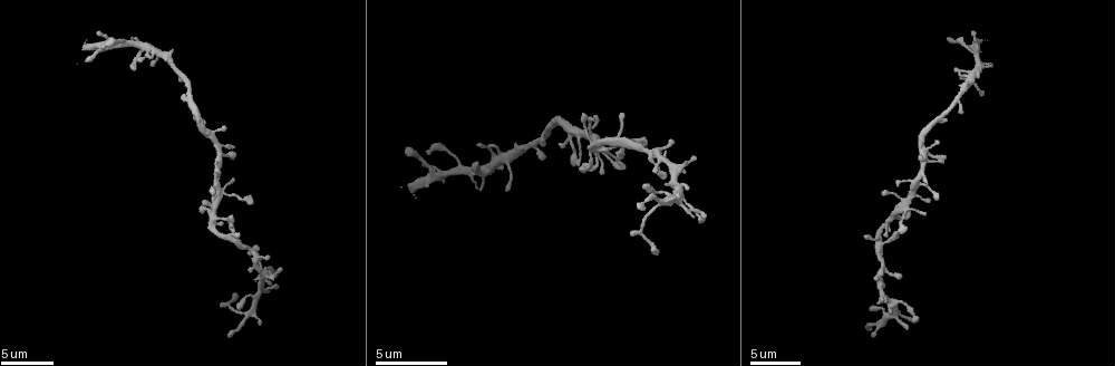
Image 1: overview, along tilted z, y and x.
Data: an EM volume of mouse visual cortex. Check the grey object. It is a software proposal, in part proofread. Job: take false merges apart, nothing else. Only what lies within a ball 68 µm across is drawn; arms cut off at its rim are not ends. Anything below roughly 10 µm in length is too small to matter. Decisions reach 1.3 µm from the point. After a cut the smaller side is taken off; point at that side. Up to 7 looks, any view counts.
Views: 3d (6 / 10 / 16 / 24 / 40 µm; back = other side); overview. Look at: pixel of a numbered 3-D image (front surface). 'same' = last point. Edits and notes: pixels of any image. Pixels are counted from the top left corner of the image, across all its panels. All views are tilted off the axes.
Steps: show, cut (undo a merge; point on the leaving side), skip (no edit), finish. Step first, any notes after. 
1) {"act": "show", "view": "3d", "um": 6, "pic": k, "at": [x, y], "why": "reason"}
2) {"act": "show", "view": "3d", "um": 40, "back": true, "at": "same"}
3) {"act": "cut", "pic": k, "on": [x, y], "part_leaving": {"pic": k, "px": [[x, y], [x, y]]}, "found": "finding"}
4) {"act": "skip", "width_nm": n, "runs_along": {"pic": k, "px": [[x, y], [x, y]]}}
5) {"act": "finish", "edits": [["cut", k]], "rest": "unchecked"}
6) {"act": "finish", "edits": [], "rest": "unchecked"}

{"act": "show", "view": "3d", "um": 6, "pic": 1, "at": [529, 148], "why": "side arm on a straight run"}

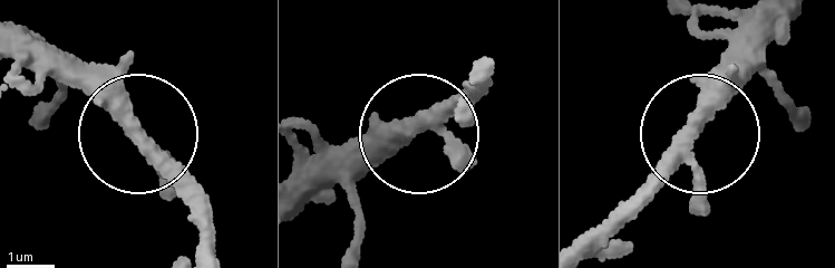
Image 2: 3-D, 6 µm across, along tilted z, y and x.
{"act": "skip", "runs_along": {"pic": 2, "px": [[484, 89], [436, 125], [343, 158]]}, "found": "all the same neuron"}

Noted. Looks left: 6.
{"act": "show", "view": "3d", "um": 10, "pic": 1, "at": [912, 191], "why": "branch point"}

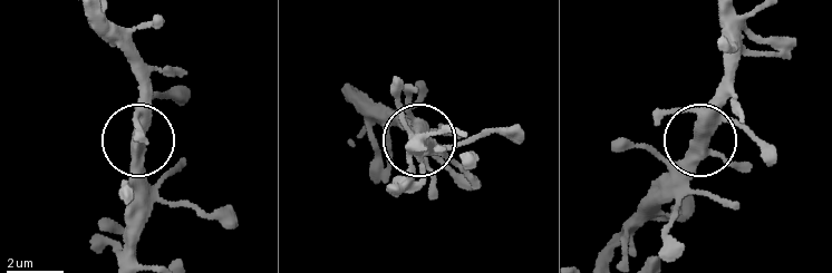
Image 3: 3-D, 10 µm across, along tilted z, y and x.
{"act": "skip", "found": "continuous, no second neuron"}

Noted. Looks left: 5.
{"act": "show", "view": "3d", "um": 10, "pic": 1, "at": [887, 237], "why": "four-way junction"}

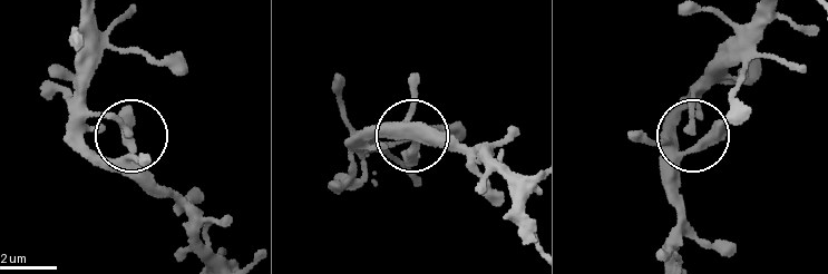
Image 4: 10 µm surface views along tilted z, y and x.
{"act": "skip", "arms": 4, "found": "continuous, no second neuron"}

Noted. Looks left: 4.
{"act": "show", "view": "3d", "um": 6, "pic": 1, "at": [254, 306], "why": "two arms in line, one across"}

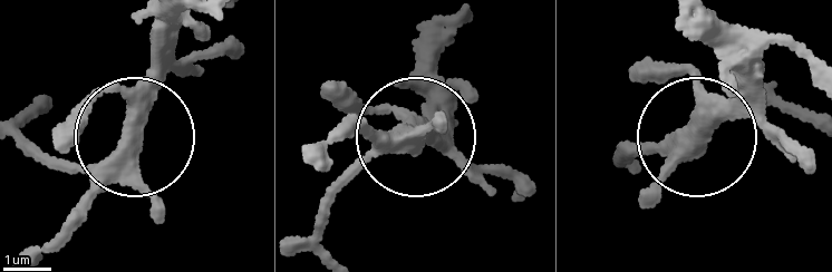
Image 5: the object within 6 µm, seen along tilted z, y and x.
{"act": "skip", "found": "one neuron here"}

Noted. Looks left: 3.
{"act": "finish", "edits": [], "rest": "unchecked"}

